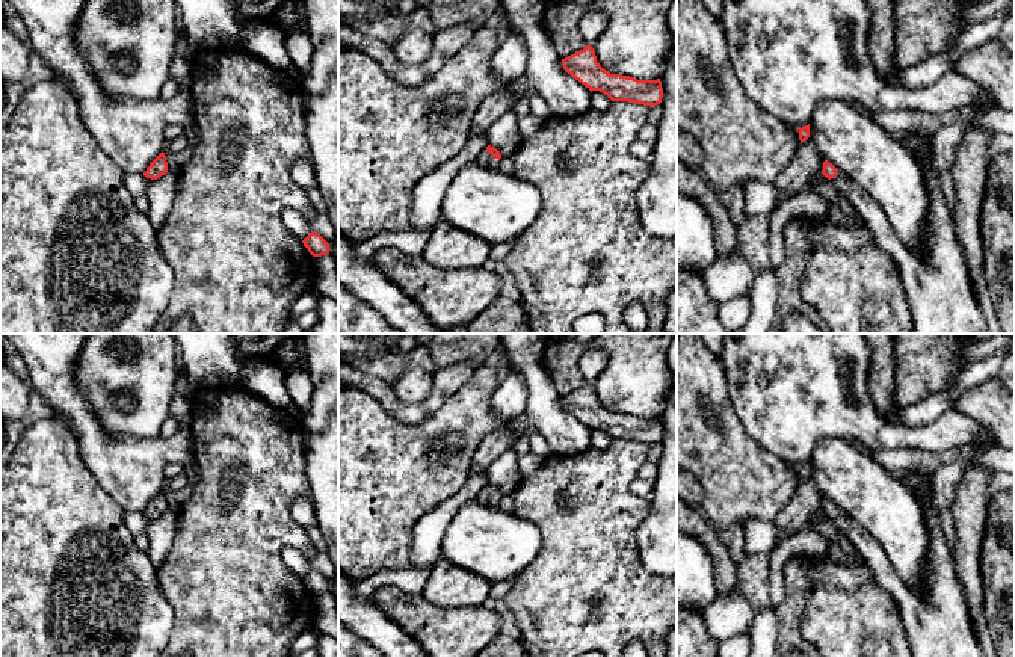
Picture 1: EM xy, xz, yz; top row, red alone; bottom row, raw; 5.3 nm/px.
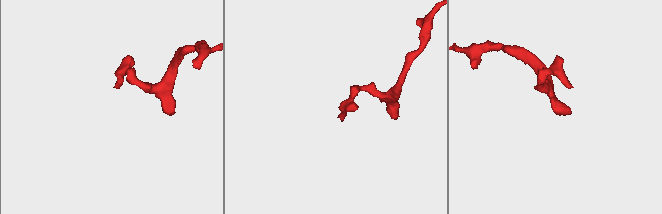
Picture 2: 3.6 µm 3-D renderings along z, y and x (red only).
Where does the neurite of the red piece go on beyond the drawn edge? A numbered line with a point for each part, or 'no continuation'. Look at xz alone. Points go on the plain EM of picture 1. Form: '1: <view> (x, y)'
1: xz (485, 497)

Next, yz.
1: yz (937, 624)

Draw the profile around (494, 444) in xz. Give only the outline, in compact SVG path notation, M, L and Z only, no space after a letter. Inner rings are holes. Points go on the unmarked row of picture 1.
M512 424L506 429L495 430L486 435L471 462L471 471L483 471L486 473L489 465L501 456L506 450L514 447L518 433L514 430Z

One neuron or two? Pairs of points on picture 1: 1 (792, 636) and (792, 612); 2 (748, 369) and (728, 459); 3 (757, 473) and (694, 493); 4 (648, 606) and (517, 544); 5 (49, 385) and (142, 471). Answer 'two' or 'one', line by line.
1: one
2: two
3: two
4: two
5: one

